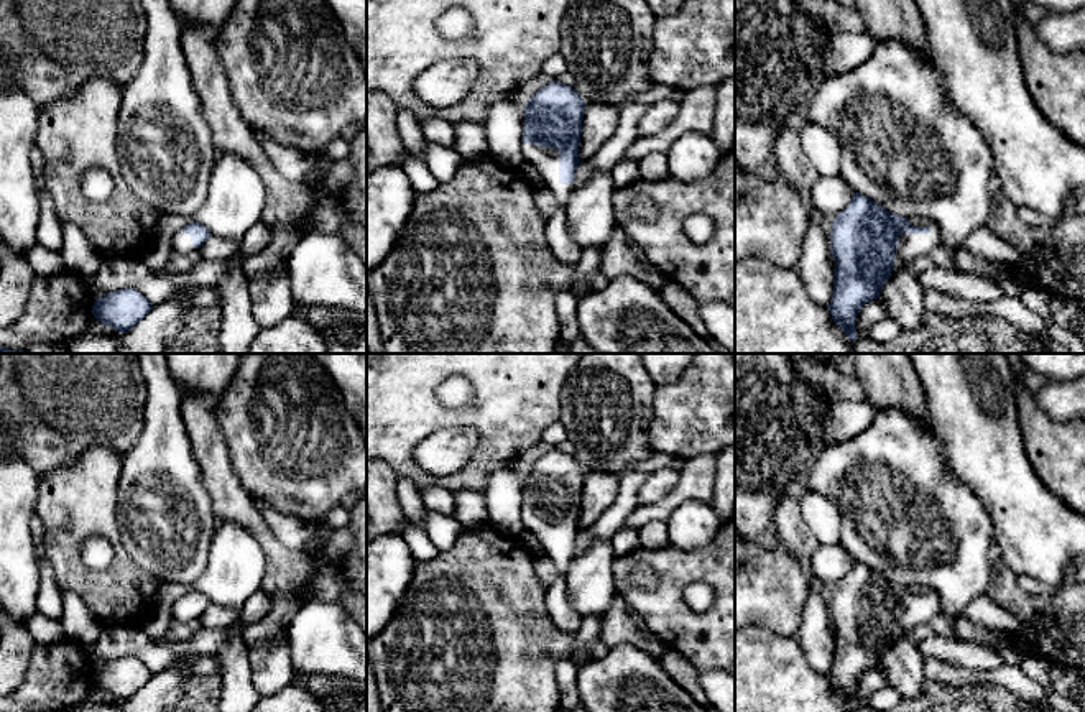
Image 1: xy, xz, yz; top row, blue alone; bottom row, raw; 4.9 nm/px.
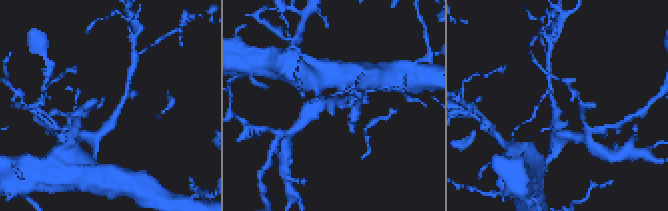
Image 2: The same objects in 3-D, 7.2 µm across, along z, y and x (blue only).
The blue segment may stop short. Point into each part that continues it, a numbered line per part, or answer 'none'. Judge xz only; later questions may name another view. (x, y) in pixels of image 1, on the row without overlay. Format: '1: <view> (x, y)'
1: xz (564, 615)

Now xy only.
1: xy (181, 612)

